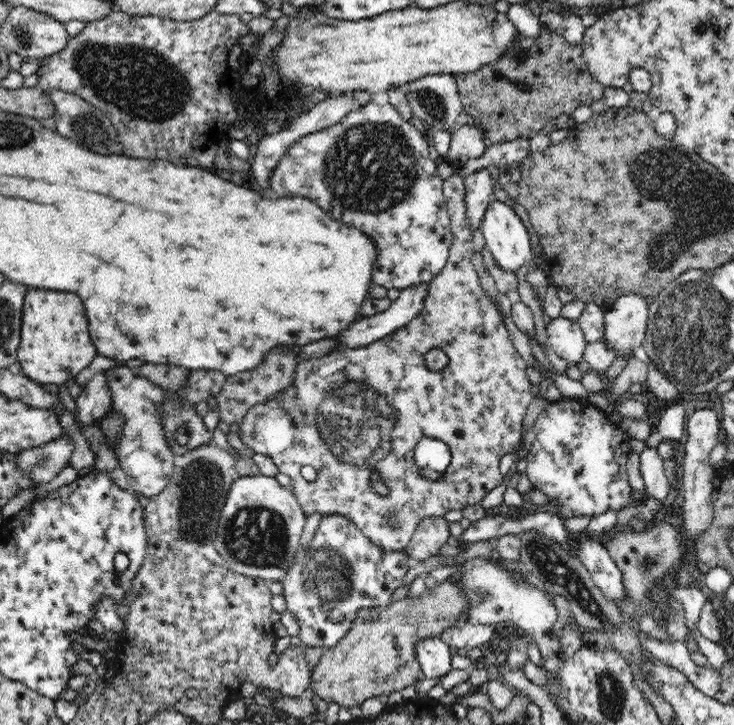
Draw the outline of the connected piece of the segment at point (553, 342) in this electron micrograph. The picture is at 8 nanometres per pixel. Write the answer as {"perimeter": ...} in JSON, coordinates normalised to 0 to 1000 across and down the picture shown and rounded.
{"perimeter":[[[766,437],[751,440],[744,448],[745,474],[768,497],[777,501],[792,501],[797,477],[801,474],[786,443]]]}

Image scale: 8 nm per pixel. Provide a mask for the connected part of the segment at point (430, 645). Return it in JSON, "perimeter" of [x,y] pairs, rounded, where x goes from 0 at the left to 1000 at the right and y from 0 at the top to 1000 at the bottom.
{"perimeter":[[[599,880],[575,883],[564,898],[578,935],[594,938],[616,924],[616,903],[620,899]]]}

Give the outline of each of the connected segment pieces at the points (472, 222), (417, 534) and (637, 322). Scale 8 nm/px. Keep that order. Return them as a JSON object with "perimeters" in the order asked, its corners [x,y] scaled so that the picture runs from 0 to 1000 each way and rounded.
{"perimeters":[[[[663,234],[642,237],[631,247],[634,254],[635,302],[638,302],[640,316],[647,320],[655,314],[659,294],[672,273],[673,250]]],[[[605,713],[578,714],[567,727],[561,742],[550,757],[565,775],[595,767],[599,756],[614,749],[610,719]]],[[[853,404],[845,407],[832,421],[823,426],[823,466],[834,481],[839,481],[839,492],[854,491],[861,494],[861,484],[876,474],[881,457],[883,430],[886,421],[877,407]]]]}

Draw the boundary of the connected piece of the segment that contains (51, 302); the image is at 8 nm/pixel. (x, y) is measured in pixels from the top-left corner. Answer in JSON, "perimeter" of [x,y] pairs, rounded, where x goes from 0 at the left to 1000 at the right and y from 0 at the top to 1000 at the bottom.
{"perimeter":[[[56,397],[38,400],[30,428],[30,474],[25,480],[22,510],[57,531],[80,531],[104,520],[128,497],[132,486],[120,461],[117,428],[104,406]]]}

